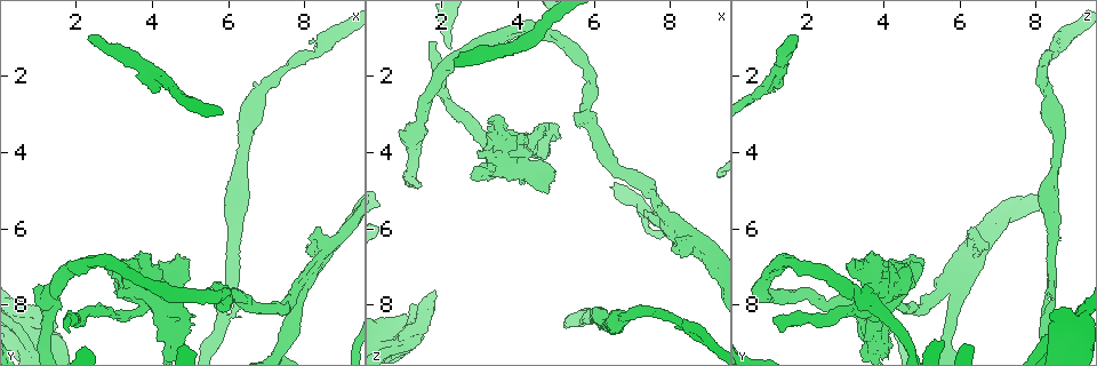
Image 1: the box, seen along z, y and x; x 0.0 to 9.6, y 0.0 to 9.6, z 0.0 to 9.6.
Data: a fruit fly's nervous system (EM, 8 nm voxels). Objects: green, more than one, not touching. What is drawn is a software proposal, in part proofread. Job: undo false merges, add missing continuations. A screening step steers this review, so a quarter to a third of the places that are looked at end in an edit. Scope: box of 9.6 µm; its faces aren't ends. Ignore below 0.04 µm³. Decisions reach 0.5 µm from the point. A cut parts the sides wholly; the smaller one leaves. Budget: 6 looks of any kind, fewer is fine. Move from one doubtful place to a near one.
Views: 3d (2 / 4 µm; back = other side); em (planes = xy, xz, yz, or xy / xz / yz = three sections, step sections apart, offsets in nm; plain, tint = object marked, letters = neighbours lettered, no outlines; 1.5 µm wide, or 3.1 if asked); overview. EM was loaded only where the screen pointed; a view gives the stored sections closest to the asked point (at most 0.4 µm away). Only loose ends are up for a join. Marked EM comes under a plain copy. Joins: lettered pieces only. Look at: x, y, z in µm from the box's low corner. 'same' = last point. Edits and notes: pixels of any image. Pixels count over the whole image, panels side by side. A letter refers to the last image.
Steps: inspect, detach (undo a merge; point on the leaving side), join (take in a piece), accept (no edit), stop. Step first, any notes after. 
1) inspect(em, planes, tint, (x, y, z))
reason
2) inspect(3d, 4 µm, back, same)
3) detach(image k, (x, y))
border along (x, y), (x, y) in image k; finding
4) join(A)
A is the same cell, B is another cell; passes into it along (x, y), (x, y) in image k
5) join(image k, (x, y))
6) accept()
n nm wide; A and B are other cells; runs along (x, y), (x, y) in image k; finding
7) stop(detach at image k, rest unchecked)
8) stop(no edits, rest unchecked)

inspect(3d, 2 µm, (7.65, 1.70, 8.20))
a narrow waist

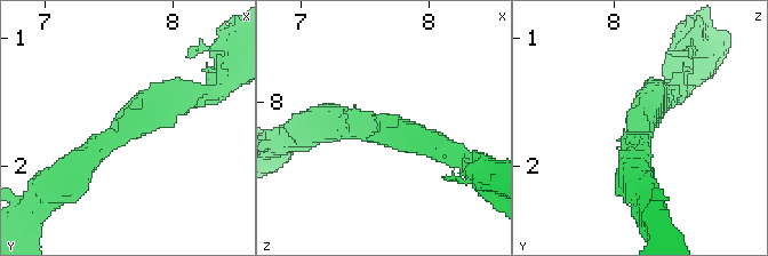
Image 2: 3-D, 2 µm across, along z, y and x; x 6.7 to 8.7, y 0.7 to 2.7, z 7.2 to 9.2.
inspect(em, yz, step 4, tint, (7.66, 1.72, 8.22))

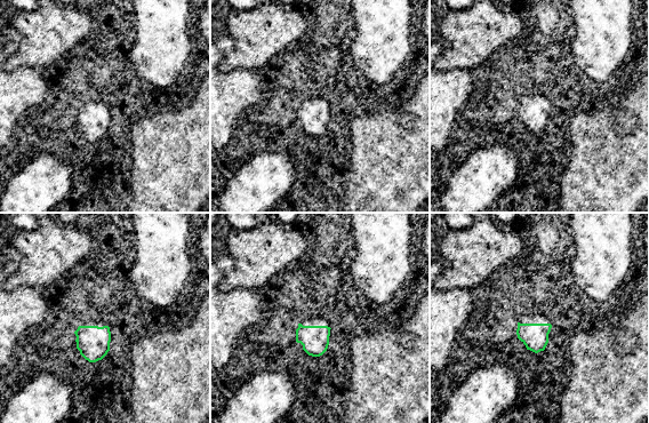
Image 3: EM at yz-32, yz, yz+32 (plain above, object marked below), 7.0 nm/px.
inspect(em, planes, letters, same)
another direction

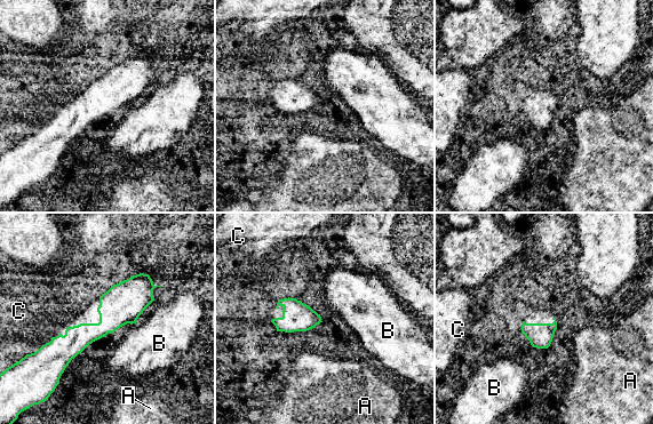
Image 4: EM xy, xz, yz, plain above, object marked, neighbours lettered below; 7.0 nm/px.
accept()
130 nm wide; A, B and C are other cells; border along (142, 272), (130, 276), (111, 287) in image 4; continuous, no second cell

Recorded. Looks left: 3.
inspect(3d, 4 µm, (7.85, 7.50, 5.70))

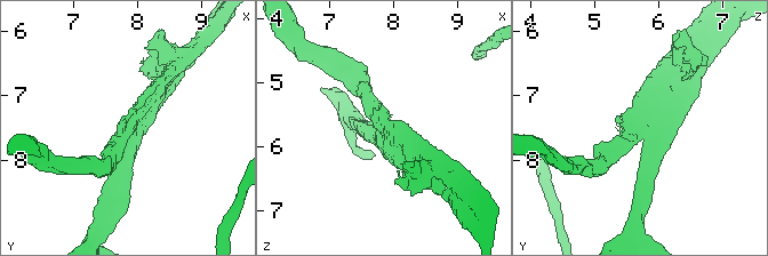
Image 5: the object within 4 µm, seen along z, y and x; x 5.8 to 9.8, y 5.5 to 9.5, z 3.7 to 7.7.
inspect(em, xz, step 4, tint, (7.80, 7.45, 5.70))
shape alone is not enough

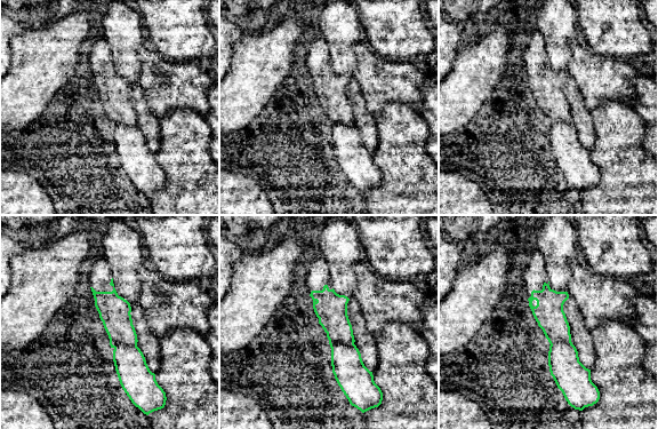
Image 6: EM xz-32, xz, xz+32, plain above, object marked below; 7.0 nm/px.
inspect(em, planes, letters, same)

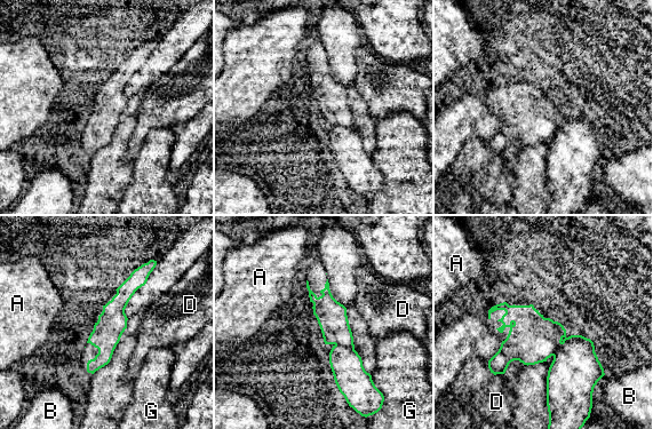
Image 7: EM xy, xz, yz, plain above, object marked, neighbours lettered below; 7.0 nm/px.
detach(image 7, (350, 376))
200 nm wide; A, B, D and G are other cells; border along (335, 343), (353, 349) in image 7; two cells meet here

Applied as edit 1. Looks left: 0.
stop(detach at image 7, rest unchecked)

